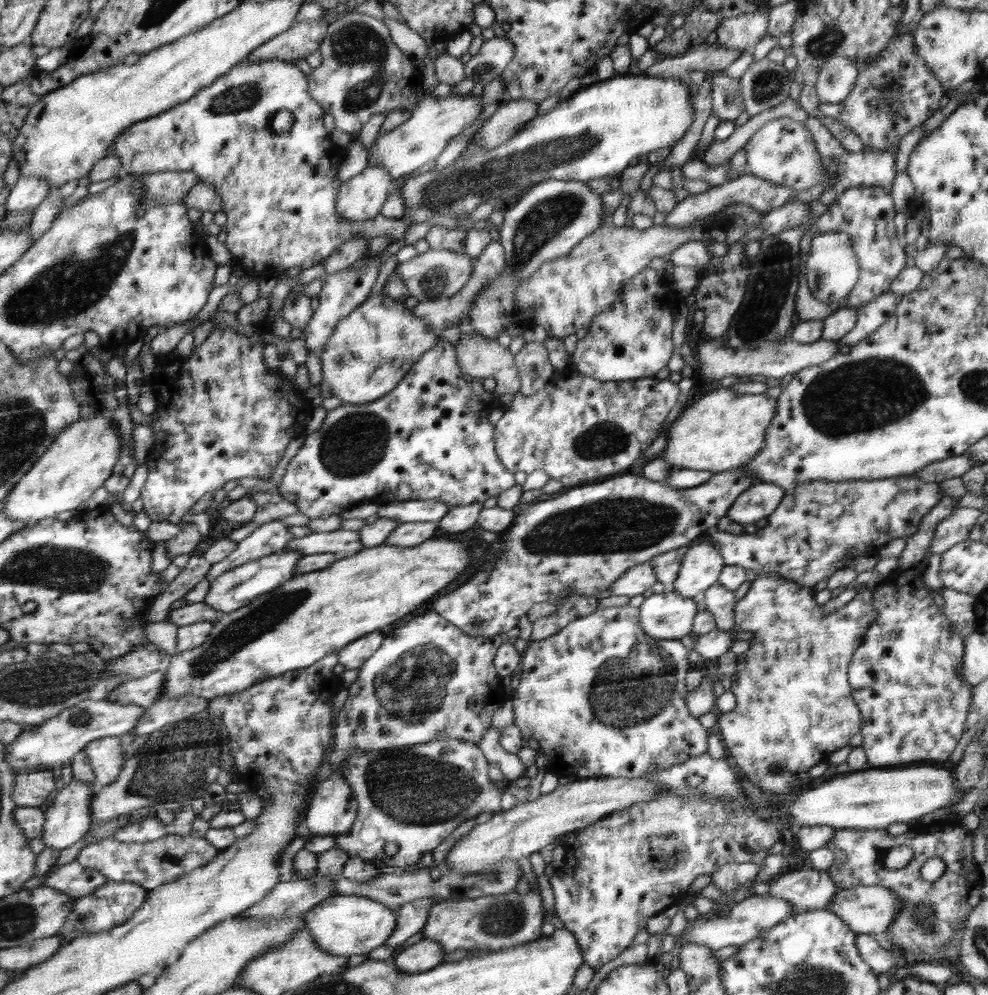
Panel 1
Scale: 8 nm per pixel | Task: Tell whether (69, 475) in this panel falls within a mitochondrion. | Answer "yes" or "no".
no

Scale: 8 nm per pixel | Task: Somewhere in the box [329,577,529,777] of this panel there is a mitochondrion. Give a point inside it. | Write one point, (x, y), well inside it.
(394, 682)

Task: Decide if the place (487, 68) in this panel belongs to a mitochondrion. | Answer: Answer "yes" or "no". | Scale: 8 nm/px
yes

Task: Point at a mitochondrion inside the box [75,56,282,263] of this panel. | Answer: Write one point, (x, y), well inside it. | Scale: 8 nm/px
(233, 99)

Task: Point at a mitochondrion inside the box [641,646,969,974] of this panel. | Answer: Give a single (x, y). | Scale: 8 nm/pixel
(923, 915)

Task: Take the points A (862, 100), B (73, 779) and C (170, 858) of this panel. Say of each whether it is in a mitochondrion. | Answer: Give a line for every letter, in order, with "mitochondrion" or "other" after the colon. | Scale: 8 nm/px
A: other
B: other
C: mitochondrion

